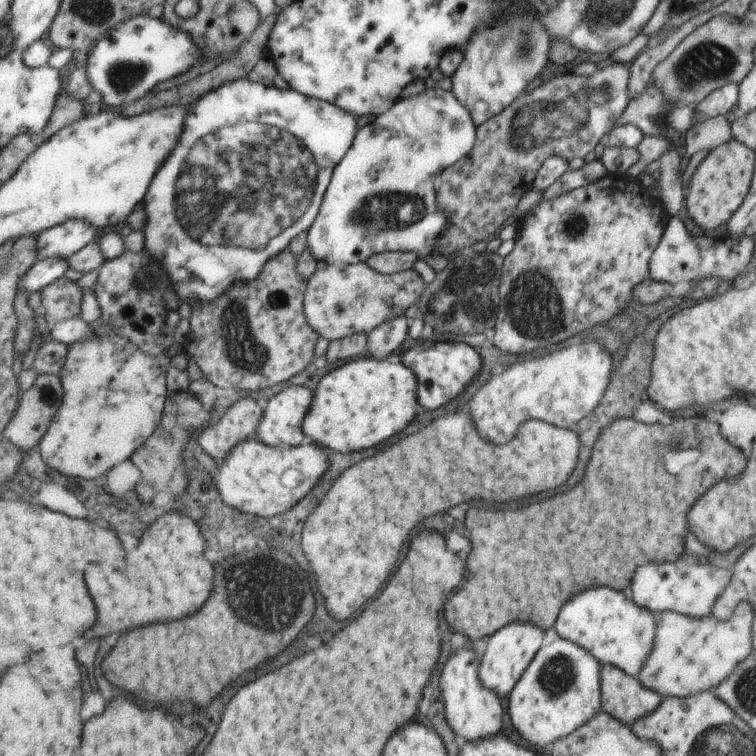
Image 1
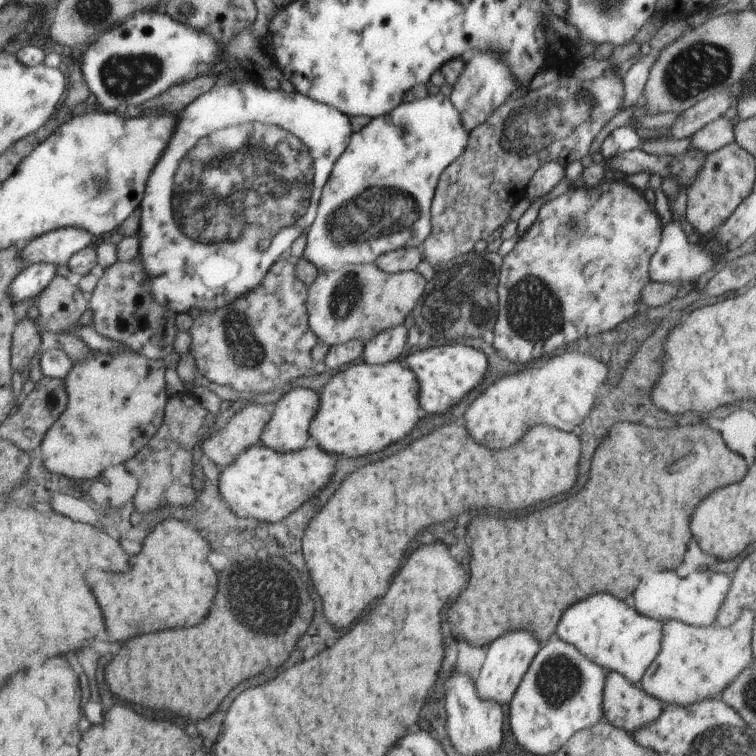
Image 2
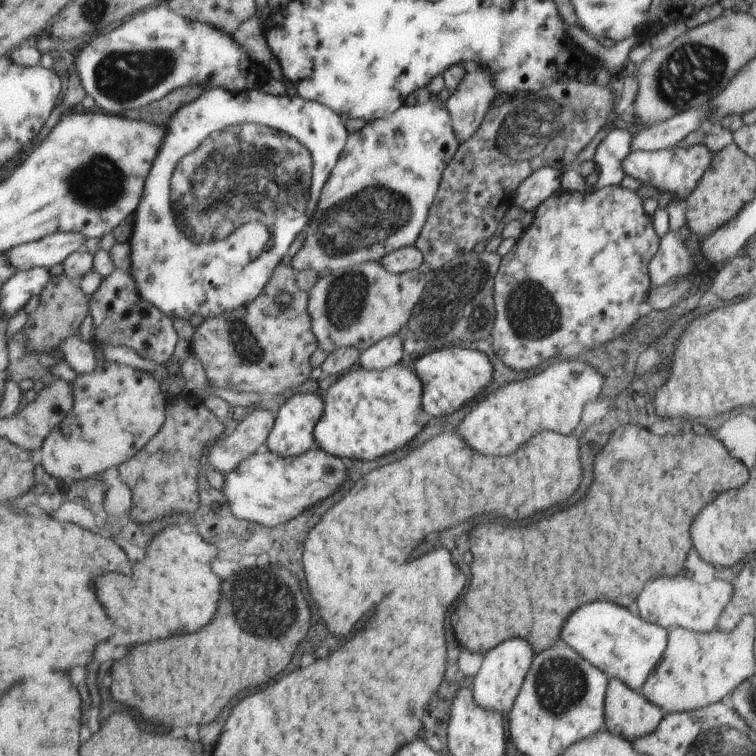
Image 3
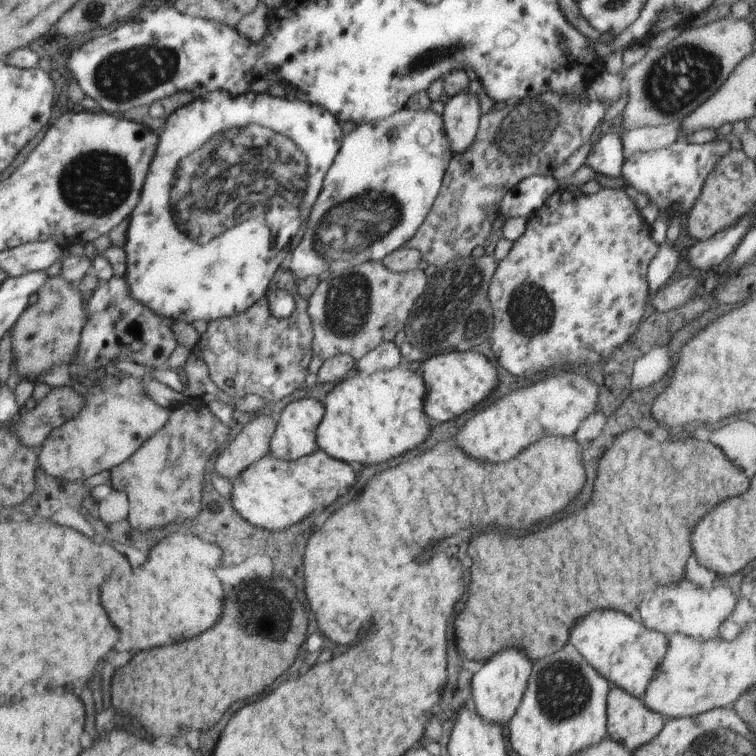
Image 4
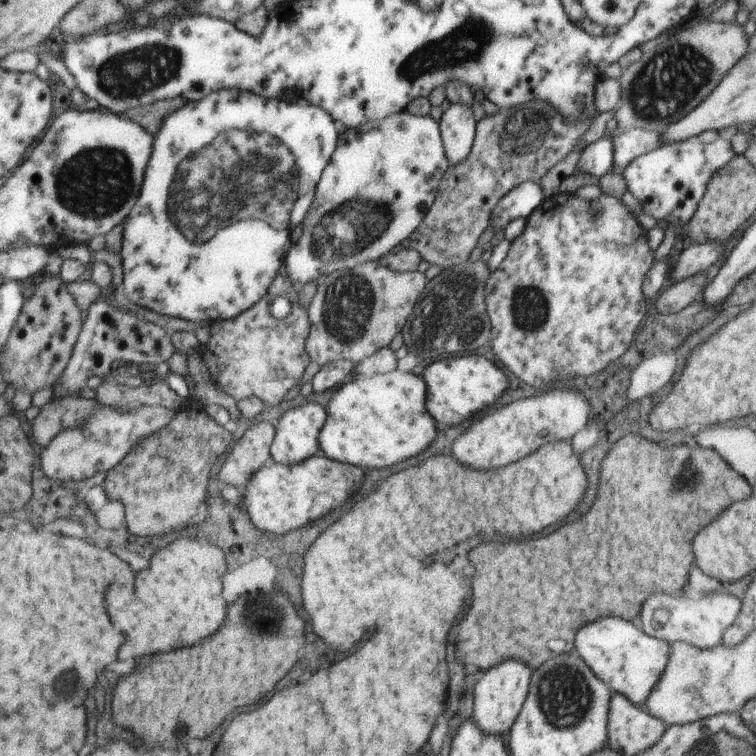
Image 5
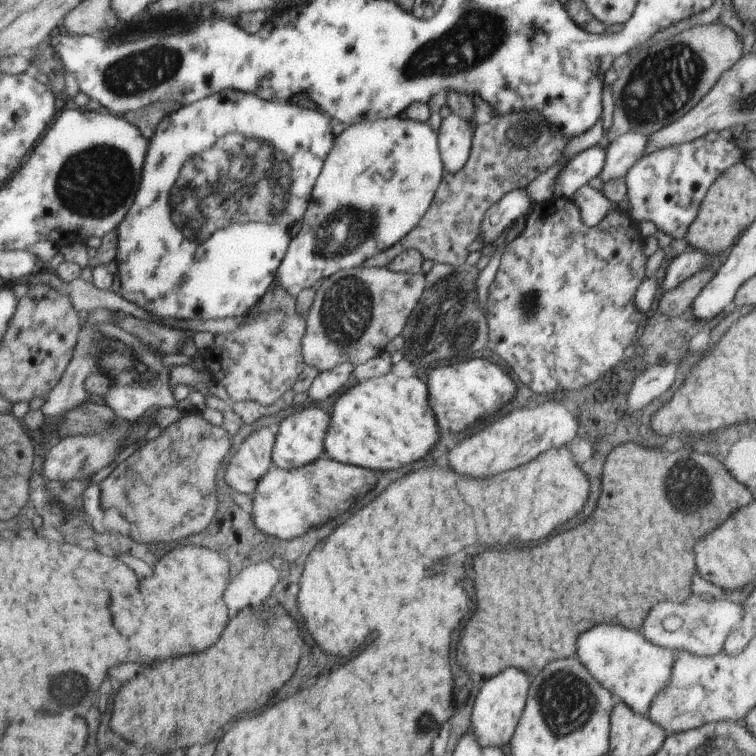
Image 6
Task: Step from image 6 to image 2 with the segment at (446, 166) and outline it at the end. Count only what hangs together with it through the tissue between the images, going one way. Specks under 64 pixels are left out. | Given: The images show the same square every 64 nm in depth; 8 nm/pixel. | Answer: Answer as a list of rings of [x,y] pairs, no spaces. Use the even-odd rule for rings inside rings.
[[[475,52],[471,56],[471,60],[465,64],[457,82],[453,84],[449,100],[455,106],[455,110],[459,112],[463,128],[471,134],[475,128],[479,128],[489,118],[489,114],[493,114],[505,100],[509,100],[509,92],[513,88],[515,88],[515,84],[511,82],[507,68],[493,54]]]

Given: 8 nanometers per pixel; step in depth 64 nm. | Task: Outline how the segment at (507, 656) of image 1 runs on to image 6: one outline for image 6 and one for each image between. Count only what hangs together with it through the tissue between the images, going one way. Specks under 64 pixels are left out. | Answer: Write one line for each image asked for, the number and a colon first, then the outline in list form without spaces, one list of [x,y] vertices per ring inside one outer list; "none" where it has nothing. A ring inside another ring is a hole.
2: [[[509,632],[509,634],[499,636],[493,644],[489,644],[487,652],[485,652],[485,660],[481,664],[481,670],[479,670],[477,678],[473,678],[479,698],[499,704],[499,706],[509,704],[515,690],[519,688],[525,672],[529,670],[533,658],[537,656],[539,648],[541,646],[537,644],[537,640],[525,632]]]
3: [[[505,640],[503,644],[489,650],[483,656],[483,662],[481,662],[481,668],[479,668],[477,676],[469,684],[473,688],[475,704],[479,708],[483,708],[485,712],[507,716],[511,712],[513,704],[515,704],[515,698],[519,694],[519,688],[523,686],[523,680],[525,680],[527,672],[531,670],[533,658],[535,656],[533,656],[529,644],[525,644],[523,640]]]
4: [[[505,648],[501,652],[497,652],[495,656],[491,656],[491,660],[487,660],[477,674],[473,674],[471,680],[471,708],[473,712],[483,718],[487,724],[497,724],[501,728],[505,728],[513,714],[517,712],[521,698],[527,690],[527,682],[529,676],[533,672],[533,662],[525,658],[525,654],[521,654],[515,648]]]
5: [[[507,660],[483,674],[477,674],[477,684],[475,684],[475,700],[473,700],[473,712],[471,720],[479,726],[479,730],[485,736],[507,736],[511,726],[515,724],[523,702],[529,694],[529,684],[531,684],[531,668],[525,666],[523,662]]]
6: [[[509,668],[489,680],[479,682],[479,694],[471,710],[469,732],[475,736],[481,748],[507,748],[509,746],[511,736],[515,734],[515,728],[519,724],[519,718],[523,714],[523,708],[529,696],[529,684],[531,684],[529,680],[531,678],[527,678],[523,670]]]

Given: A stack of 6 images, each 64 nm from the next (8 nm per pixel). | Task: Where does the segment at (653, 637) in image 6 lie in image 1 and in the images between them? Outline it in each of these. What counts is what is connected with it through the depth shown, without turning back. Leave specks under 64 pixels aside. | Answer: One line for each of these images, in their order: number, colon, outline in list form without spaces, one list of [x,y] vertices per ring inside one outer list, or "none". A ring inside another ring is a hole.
1: [[[681,560],[673,564],[645,564],[635,572],[635,584],[631,584],[631,598],[641,608],[659,616],[663,612],[677,612],[687,618],[711,618],[713,606],[717,598],[725,592],[729,584],[729,570],[709,566],[707,562],[699,562],[697,566],[685,566]]]
2: [[[693,570],[685,578],[679,578],[675,572],[649,572],[643,578],[643,584],[639,584],[639,592],[635,592],[635,610],[647,618],[653,618],[661,624],[677,620],[685,622],[693,628],[709,628],[715,624],[719,608],[723,600],[727,598],[731,578],[725,574],[703,574],[699,570]]]
3: [[[657,578],[651,584],[647,584],[643,596],[639,596],[639,604],[635,606],[639,610],[637,614],[645,622],[657,624],[667,632],[675,628],[685,628],[697,634],[711,634],[713,630],[717,630],[719,618],[731,600],[733,600],[731,586],[721,580],[713,580],[711,584],[705,586],[705,584],[695,584],[691,578],[671,578],[671,580]]]
4: [[[679,584],[675,588],[653,588],[647,592],[647,596],[643,596],[643,604],[639,604],[639,622],[647,626],[647,630],[659,632],[665,638],[683,634],[699,642],[707,642],[719,638],[723,622],[731,618],[735,608],[735,596],[727,588],[713,586],[711,590],[703,590]]]
5: [[[683,594],[681,600],[651,600],[639,616],[639,628],[657,640],[673,644],[691,644],[699,650],[713,650],[723,642],[723,634],[739,616],[739,600],[727,594]]]

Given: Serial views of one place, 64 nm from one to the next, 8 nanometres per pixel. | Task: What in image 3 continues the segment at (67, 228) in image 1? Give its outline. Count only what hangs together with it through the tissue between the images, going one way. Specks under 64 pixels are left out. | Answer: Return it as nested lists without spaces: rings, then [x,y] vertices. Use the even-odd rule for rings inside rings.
[[[53,234],[45,240],[31,242],[19,248],[13,248],[5,254],[9,264],[19,272],[29,272],[35,268],[51,268],[55,264],[65,264],[69,256],[79,250],[85,250],[83,234]]]

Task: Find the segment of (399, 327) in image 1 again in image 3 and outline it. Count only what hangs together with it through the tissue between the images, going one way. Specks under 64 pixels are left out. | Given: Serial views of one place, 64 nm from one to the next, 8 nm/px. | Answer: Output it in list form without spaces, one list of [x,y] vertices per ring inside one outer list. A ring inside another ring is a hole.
[[[397,336],[393,338],[383,338],[377,344],[373,344],[369,350],[363,350],[359,354],[359,362],[357,366],[361,366],[363,370],[369,372],[381,372],[381,370],[389,370],[391,366],[399,364],[399,360],[403,358],[403,342]]]

